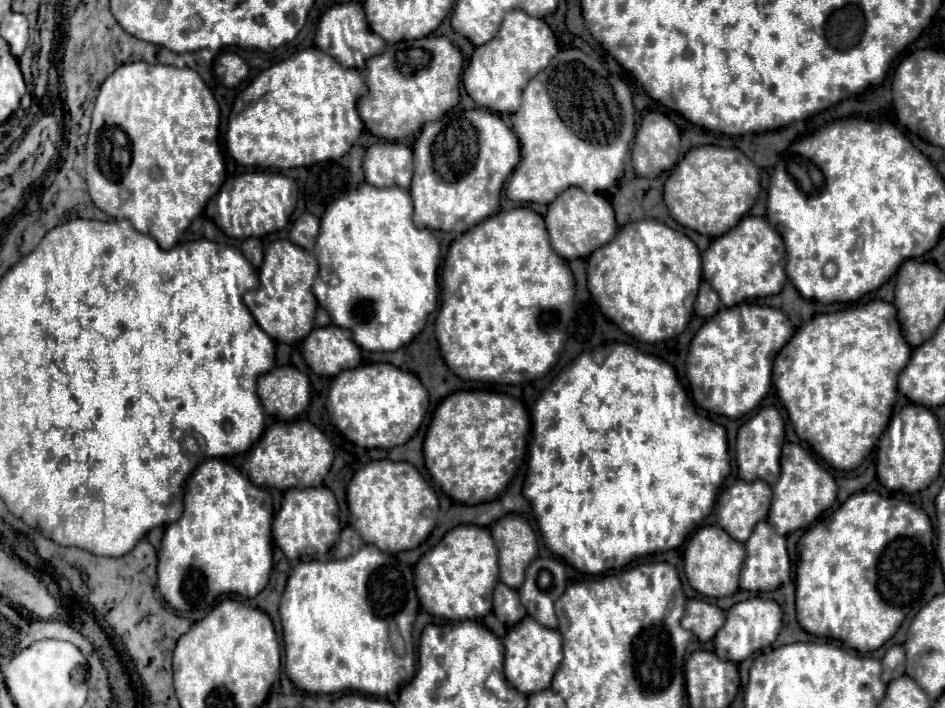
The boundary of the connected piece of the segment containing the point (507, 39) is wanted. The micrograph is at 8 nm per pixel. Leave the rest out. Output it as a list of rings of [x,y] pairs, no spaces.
[[[518,9],[508,11],[498,35],[474,51],[464,73],[464,87],[480,107],[488,107],[496,113],[514,113],[520,107],[526,83],[540,73],[556,53],[556,37],[542,19],[530,17]]]

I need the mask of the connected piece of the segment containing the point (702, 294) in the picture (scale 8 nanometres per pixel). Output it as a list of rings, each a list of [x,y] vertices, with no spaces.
[[[702,281],[698,297],[696,297],[696,305],[694,305],[696,315],[700,315],[700,317],[712,317],[718,309],[720,309],[720,299],[718,299],[716,291],[706,281]]]

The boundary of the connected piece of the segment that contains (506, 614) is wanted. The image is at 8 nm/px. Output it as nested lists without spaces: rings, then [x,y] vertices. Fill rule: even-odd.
[[[498,583],[494,589],[494,615],[508,627],[516,625],[526,617],[526,609],[520,603],[518,591],[510,589],[504,583]]]

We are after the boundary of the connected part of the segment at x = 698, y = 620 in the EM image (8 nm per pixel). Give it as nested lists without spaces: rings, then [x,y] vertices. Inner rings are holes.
[[[690,599],[682,619],[682,627],[692,631],[702,643],[710,641],[724,625],[724,611],[712,603]]]

